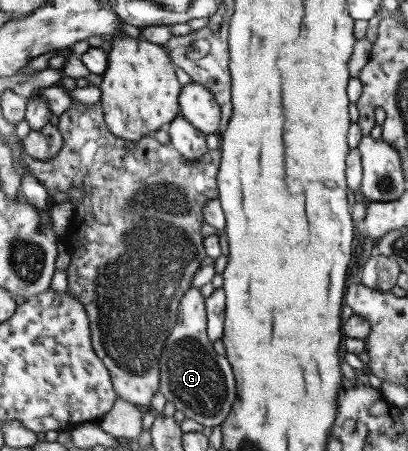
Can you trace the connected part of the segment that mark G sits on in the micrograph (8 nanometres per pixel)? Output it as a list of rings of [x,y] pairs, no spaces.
[[[192,286],[181,299],[179,318],[168,339],[166,350],[161,357],[161,390],[164,398],[172,402],[176,409],[182,411],[186,418],[200,423],[206,428],[222,426],[233,410],[237,399],[237,376],[227,356],[216,353],[209,338],[209,318],[206,298],[202,291]]]

